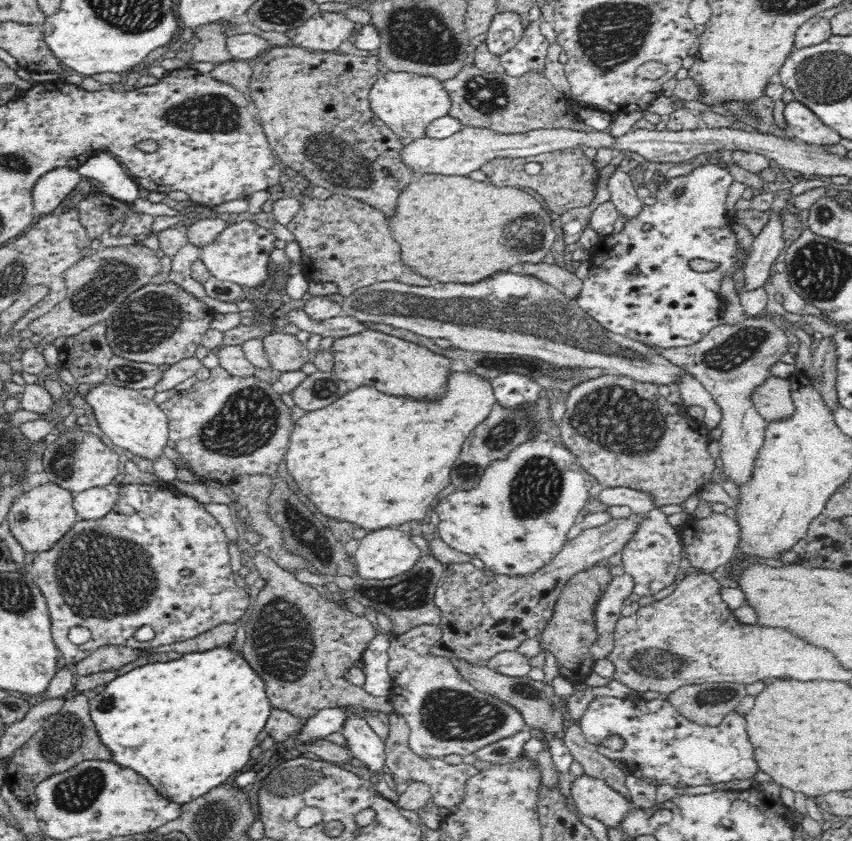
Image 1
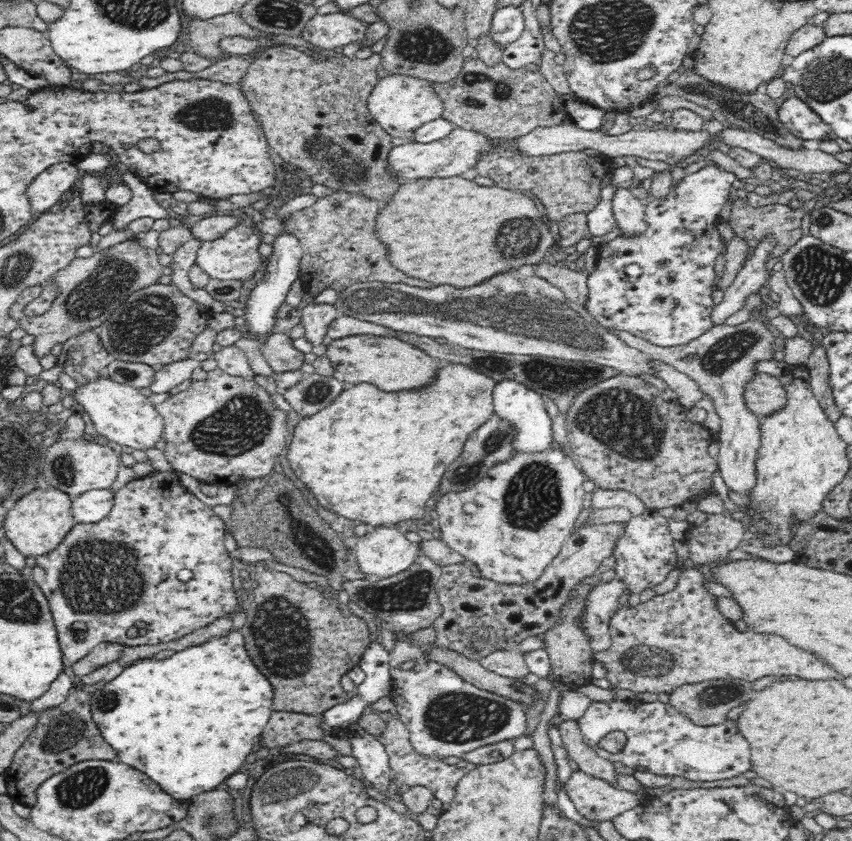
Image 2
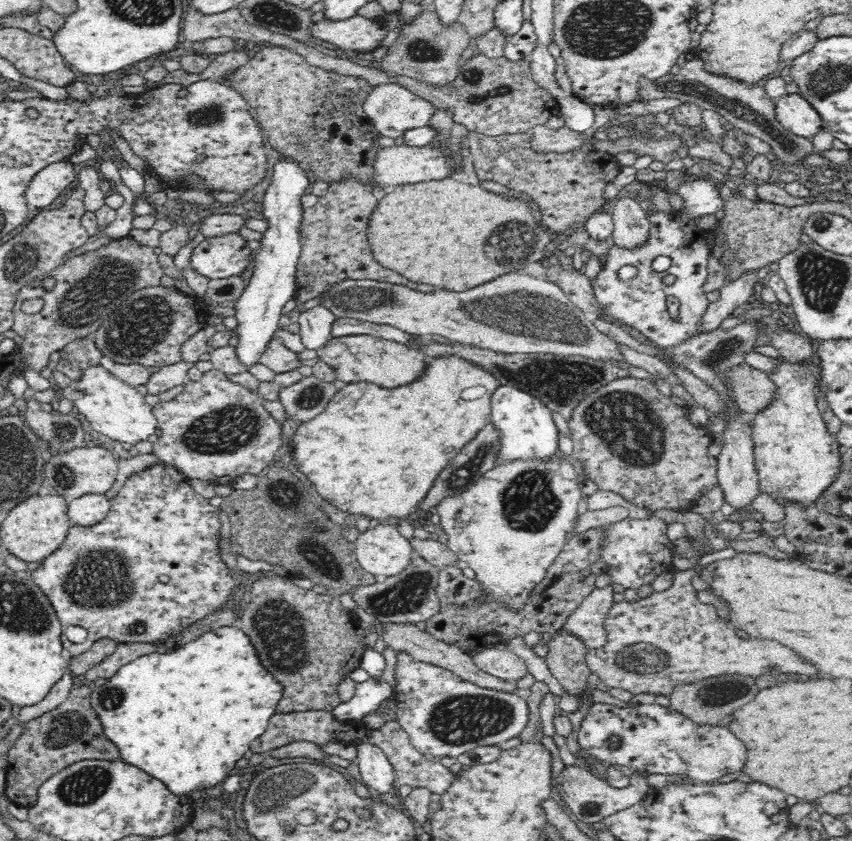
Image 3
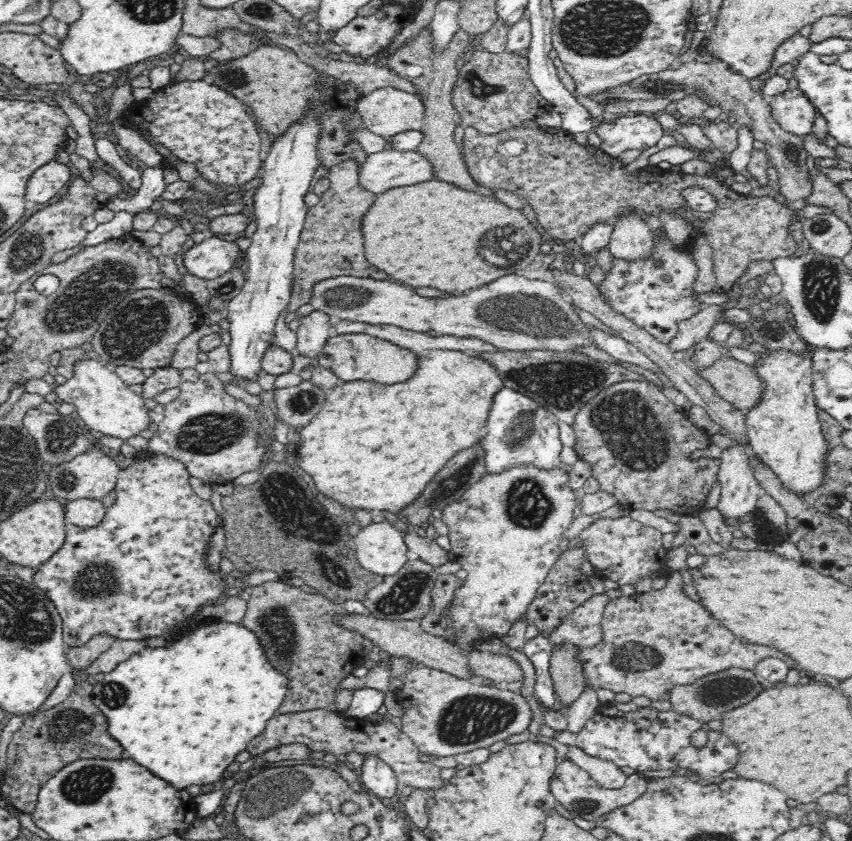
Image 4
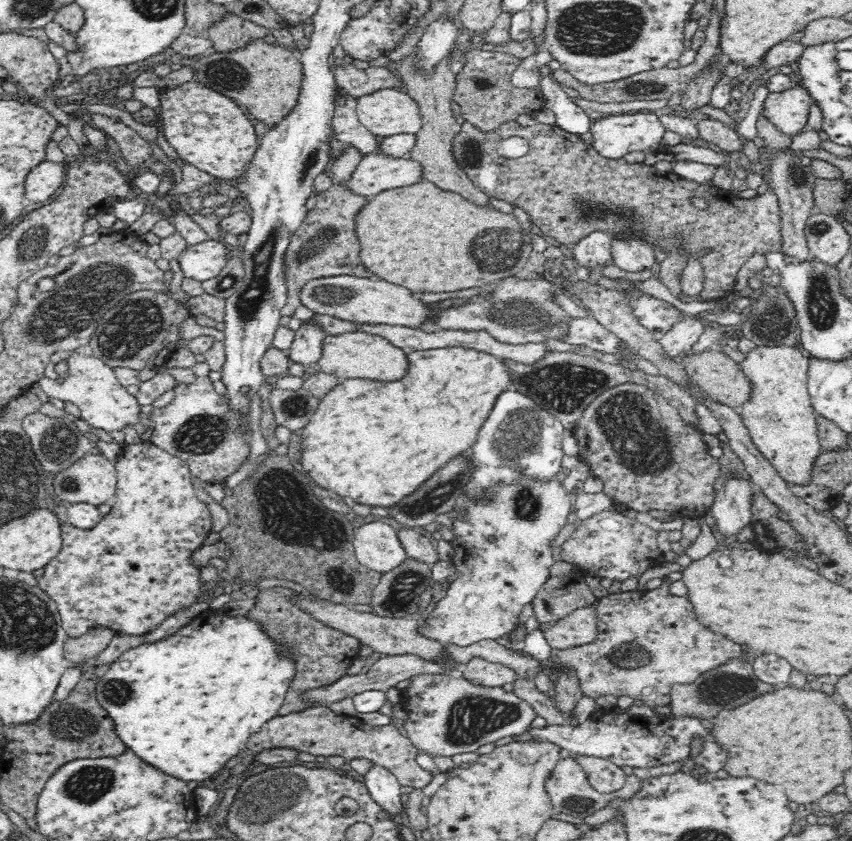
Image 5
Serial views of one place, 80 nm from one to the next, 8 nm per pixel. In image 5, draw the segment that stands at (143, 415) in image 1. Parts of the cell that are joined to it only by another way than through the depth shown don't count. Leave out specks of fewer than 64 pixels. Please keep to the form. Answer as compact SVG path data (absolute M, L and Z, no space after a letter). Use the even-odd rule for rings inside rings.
M76 352L67 355L67 359L70 372L64 382L58 385L55 380L46 376L38 380L38 384L48 397L57 398L62 402L72 402L80 408L80 416L88 426L104 432L124 432L126 428L134 428L136 424L140 424L143 416L141 404L120 383L113 367L104 364L99 358L81 356Z

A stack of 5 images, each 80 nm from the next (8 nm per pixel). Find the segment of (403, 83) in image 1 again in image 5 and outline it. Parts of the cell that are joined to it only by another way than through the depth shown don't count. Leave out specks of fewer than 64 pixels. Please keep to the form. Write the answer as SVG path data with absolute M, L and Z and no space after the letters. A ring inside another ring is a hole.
M381 89L357 99L356 113L361 124L379 138L394 134L417 134L422 128L419 103L406 91L400 89Z

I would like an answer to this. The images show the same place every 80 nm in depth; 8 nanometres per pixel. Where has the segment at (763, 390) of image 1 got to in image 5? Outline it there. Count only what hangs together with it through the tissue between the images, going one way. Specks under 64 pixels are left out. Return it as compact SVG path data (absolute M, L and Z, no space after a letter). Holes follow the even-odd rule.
M717 347L692 356L688 356L687 353L683 355L684 369L691 376L690 379L692 379L692 385L694 385L696 391L708 393L714 401L726 404L735 410L740 409L752 398L754 383L752 383L748 374L744 373L744 369L740 367L739 362L732 355L721 352Z

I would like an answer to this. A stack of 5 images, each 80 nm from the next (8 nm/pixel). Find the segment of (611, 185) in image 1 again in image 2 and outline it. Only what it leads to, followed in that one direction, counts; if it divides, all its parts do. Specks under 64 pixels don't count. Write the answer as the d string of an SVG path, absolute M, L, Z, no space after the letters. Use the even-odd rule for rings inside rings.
M616 186L611 201L620 234L631 235L648 228L643 218L646 202L634 197L628 187Z

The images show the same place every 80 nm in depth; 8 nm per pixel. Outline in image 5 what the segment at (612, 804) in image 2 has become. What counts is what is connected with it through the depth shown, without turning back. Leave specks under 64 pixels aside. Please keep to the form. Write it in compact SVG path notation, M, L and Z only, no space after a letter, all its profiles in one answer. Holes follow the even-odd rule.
M568 756L564 759L560 759L558 764L552 770L550 778L546 780L546 791L552 799L552 805L559 812L564 814L574 815L578 820L588 818L592 814L596 814L598 810L604 810L606 806L610 806L614 800L630 800L634 798L638 792L642 790L642 779L631 773L627 774L626 782L624 786L617 791L604 793L604 791L596 790L596 787L590 785L588 775L584 772L584 769Z

